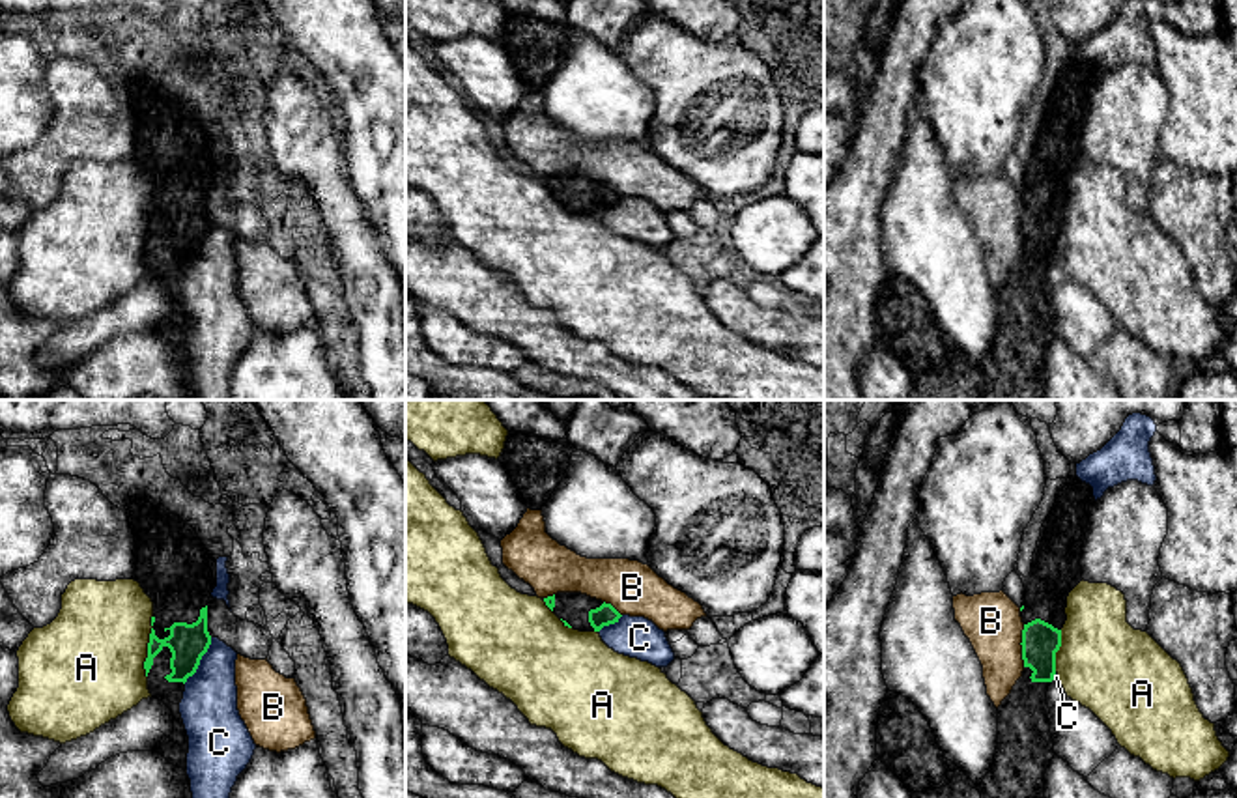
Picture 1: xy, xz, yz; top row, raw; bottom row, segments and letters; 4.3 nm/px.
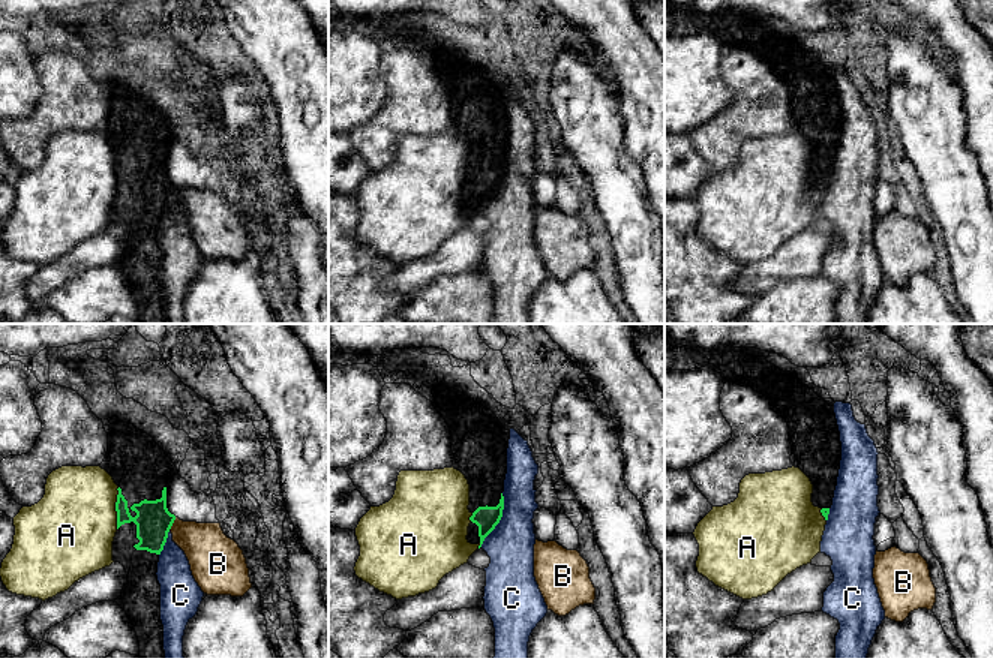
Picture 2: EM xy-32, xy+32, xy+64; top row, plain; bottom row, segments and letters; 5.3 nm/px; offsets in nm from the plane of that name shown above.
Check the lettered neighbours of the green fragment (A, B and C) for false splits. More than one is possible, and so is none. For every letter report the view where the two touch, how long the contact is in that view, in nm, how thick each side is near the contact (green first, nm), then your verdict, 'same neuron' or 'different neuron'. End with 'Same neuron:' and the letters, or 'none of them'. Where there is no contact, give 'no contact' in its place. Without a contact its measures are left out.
A: contact in xy; length 280 nm; calibres 160 and 460 nm; different neuron
B: contact in yz; length 180 nm; calibres 160 and 240 nm; different neuron
C: contact in xy; length 240 nm; calibres 160 and 240 nm; different neuron
Same neuron: none of them

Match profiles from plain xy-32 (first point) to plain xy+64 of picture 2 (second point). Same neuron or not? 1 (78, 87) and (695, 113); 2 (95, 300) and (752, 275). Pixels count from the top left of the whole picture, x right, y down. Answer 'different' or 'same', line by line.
1: different
2: different

